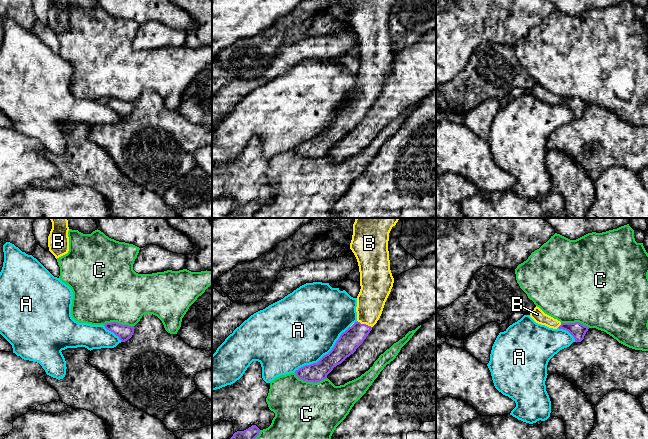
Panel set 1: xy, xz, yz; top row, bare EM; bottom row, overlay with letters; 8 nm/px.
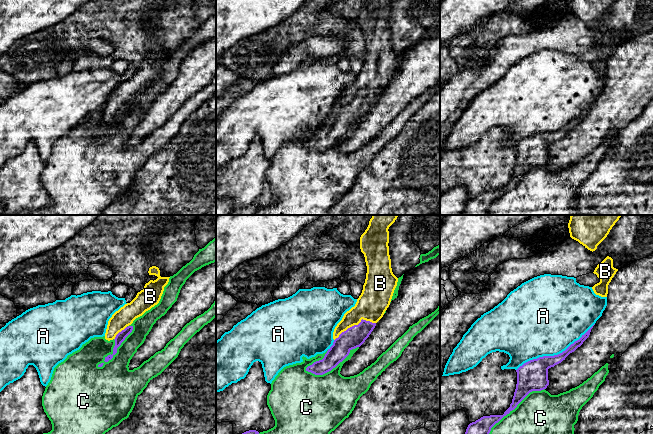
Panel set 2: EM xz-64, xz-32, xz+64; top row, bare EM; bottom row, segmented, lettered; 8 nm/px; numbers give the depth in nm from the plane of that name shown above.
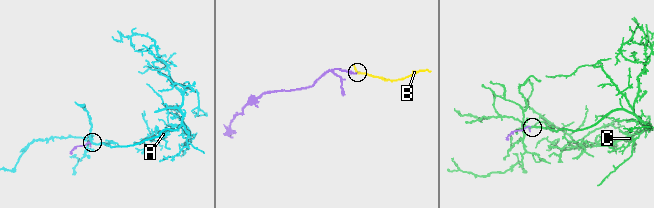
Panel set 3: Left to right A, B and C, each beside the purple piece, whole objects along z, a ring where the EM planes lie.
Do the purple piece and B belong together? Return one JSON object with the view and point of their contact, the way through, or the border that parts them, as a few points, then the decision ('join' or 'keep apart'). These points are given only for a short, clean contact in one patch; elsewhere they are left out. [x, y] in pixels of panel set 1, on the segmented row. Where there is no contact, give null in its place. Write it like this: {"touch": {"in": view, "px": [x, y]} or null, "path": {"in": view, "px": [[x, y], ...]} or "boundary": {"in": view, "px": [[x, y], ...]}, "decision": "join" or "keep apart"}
{"touch": {"in": "xz", "px": [364, 324]}, "path": {"in": "xz", "px": [[353, 337], [364, 324], [371, 299]]}, "decision": "join"}

